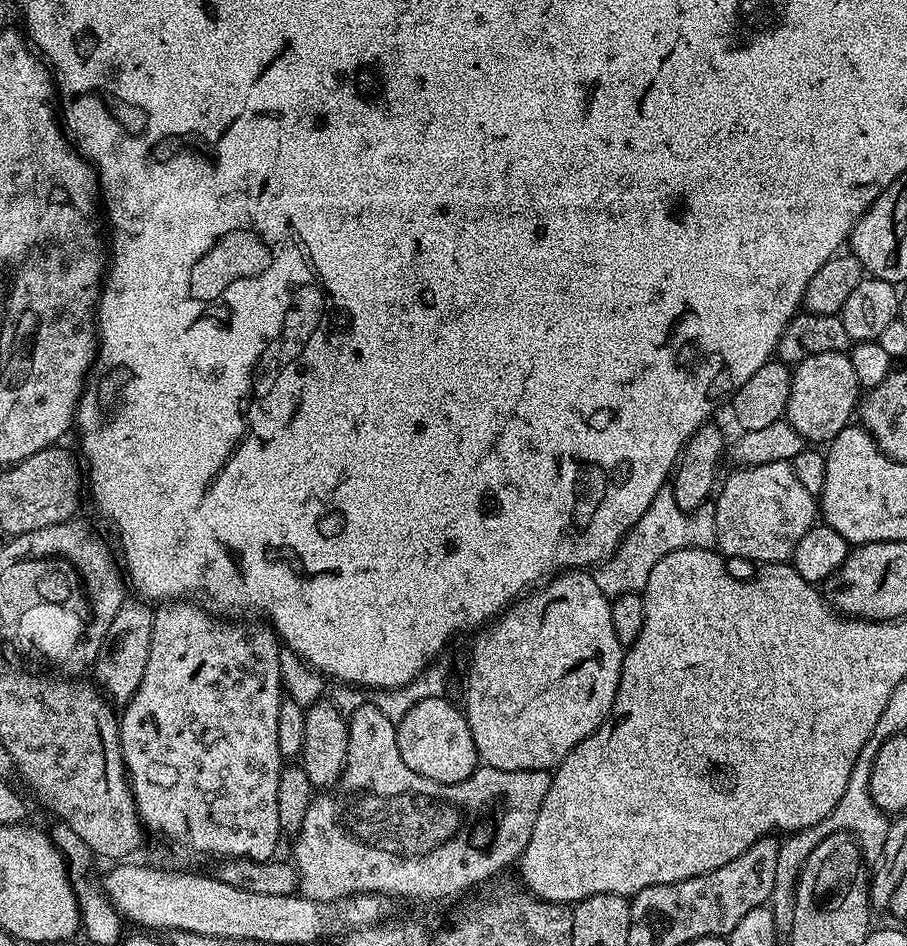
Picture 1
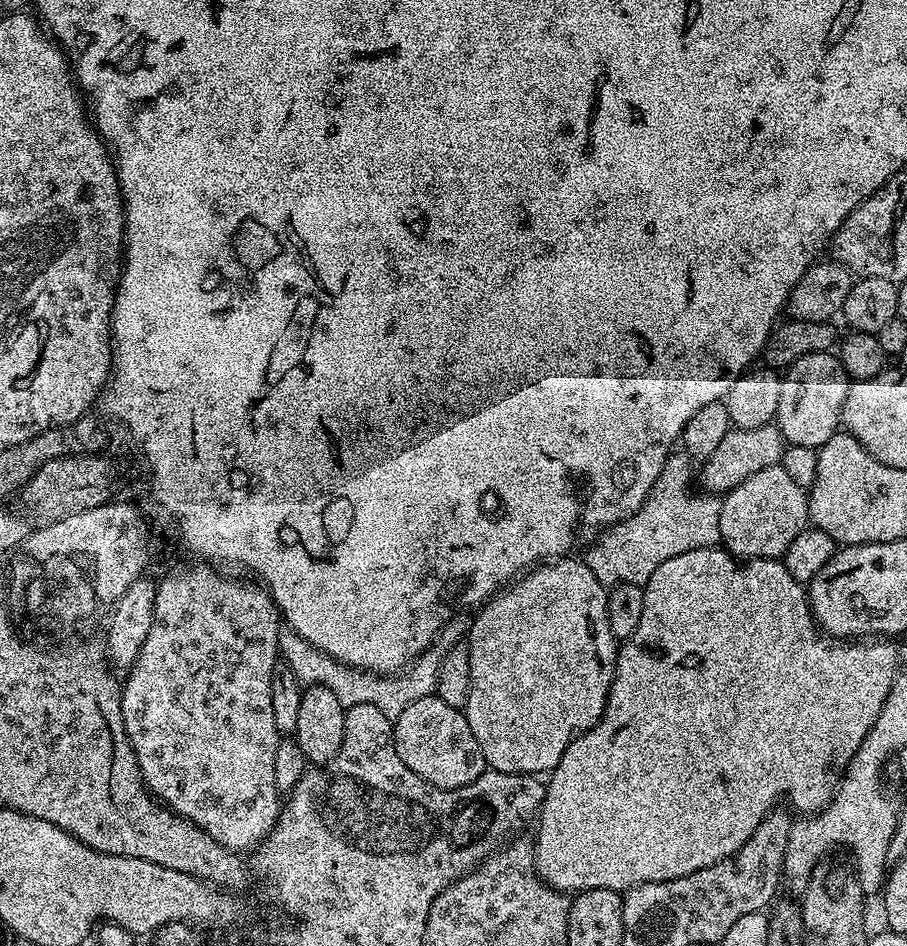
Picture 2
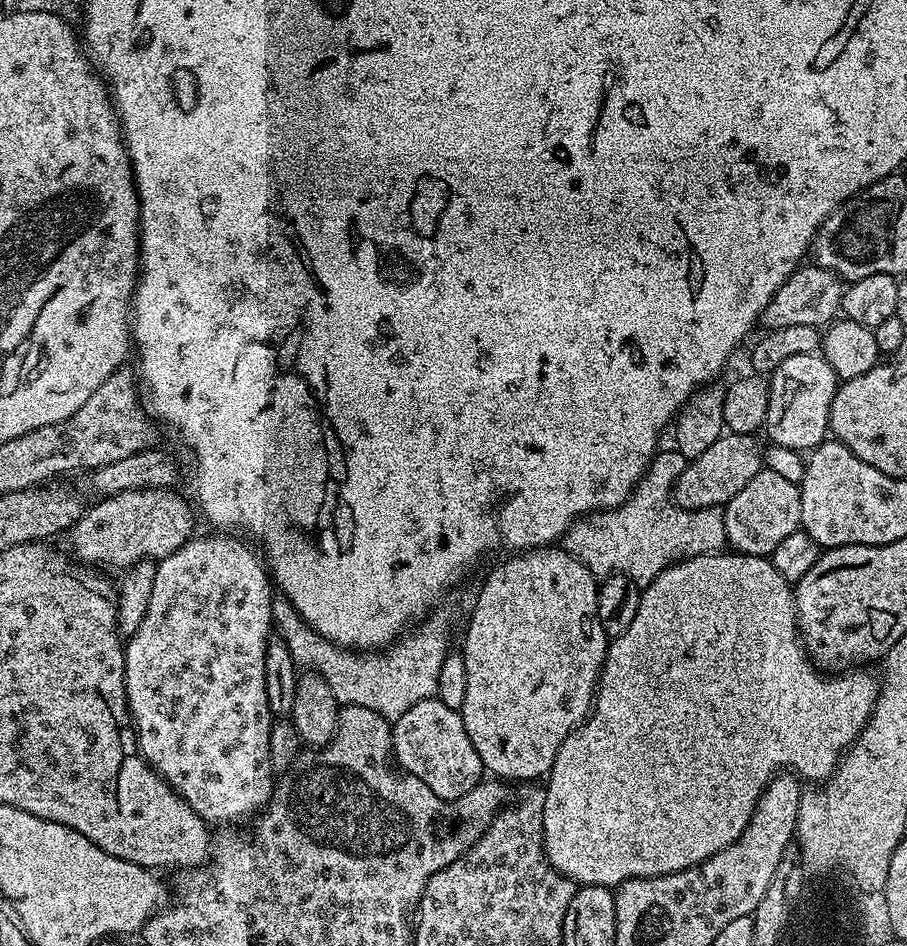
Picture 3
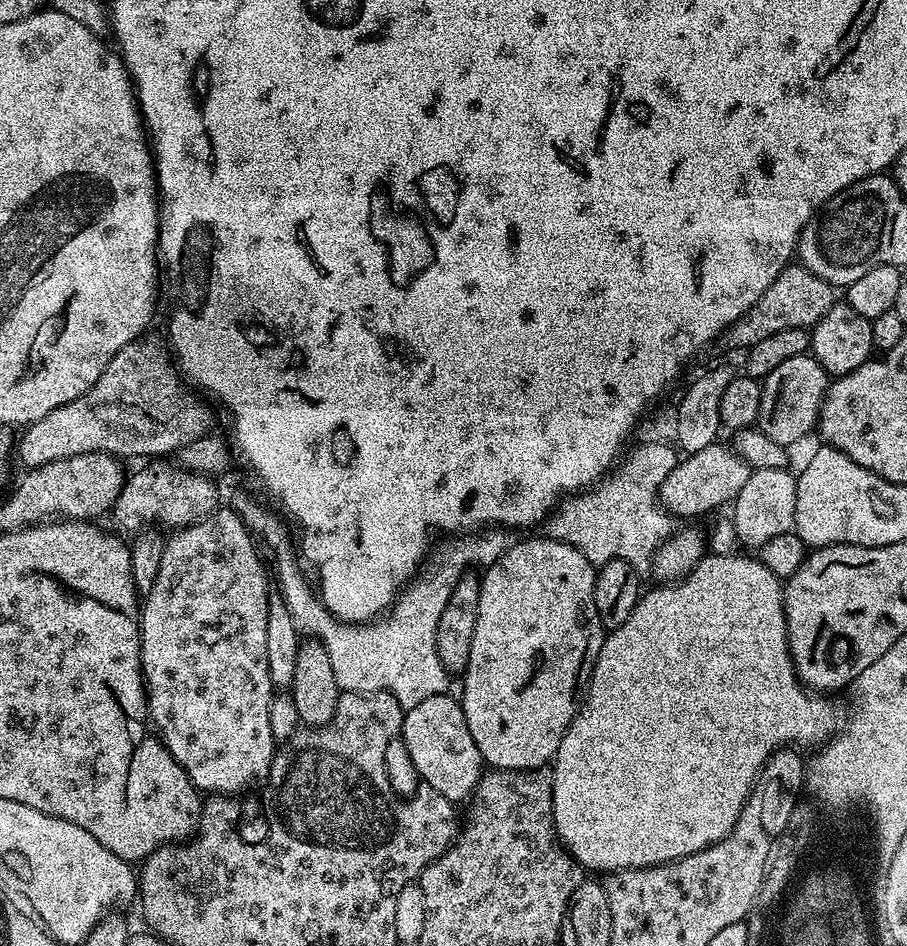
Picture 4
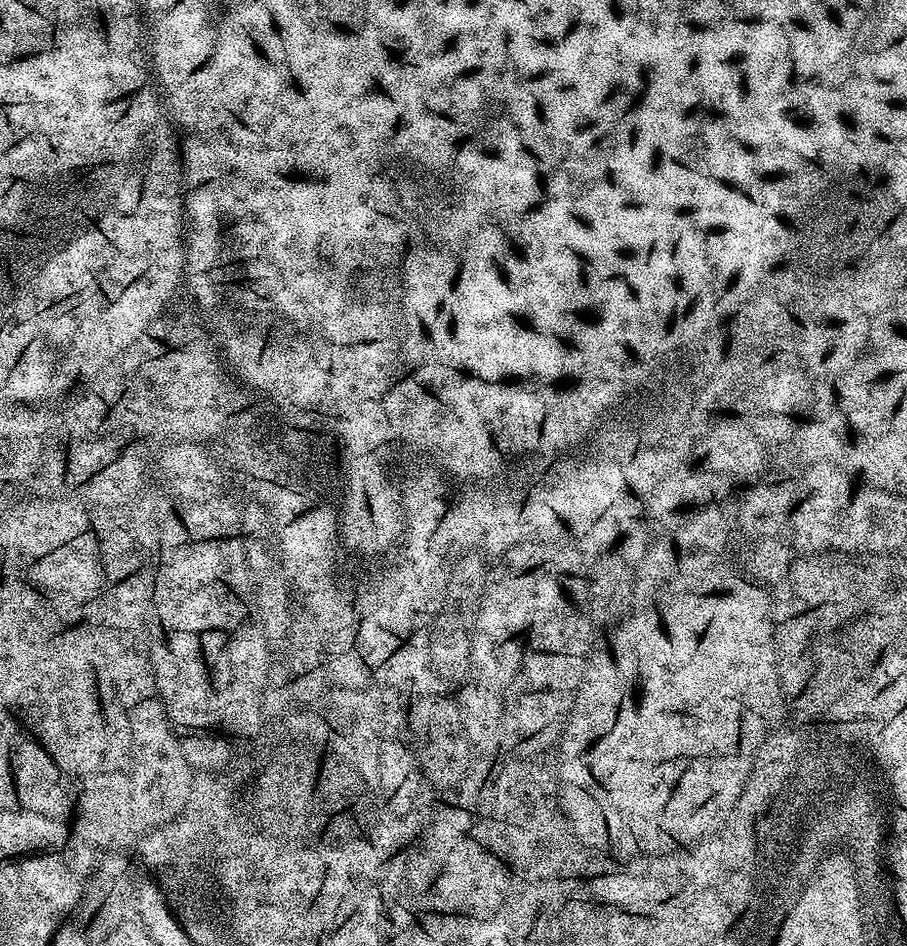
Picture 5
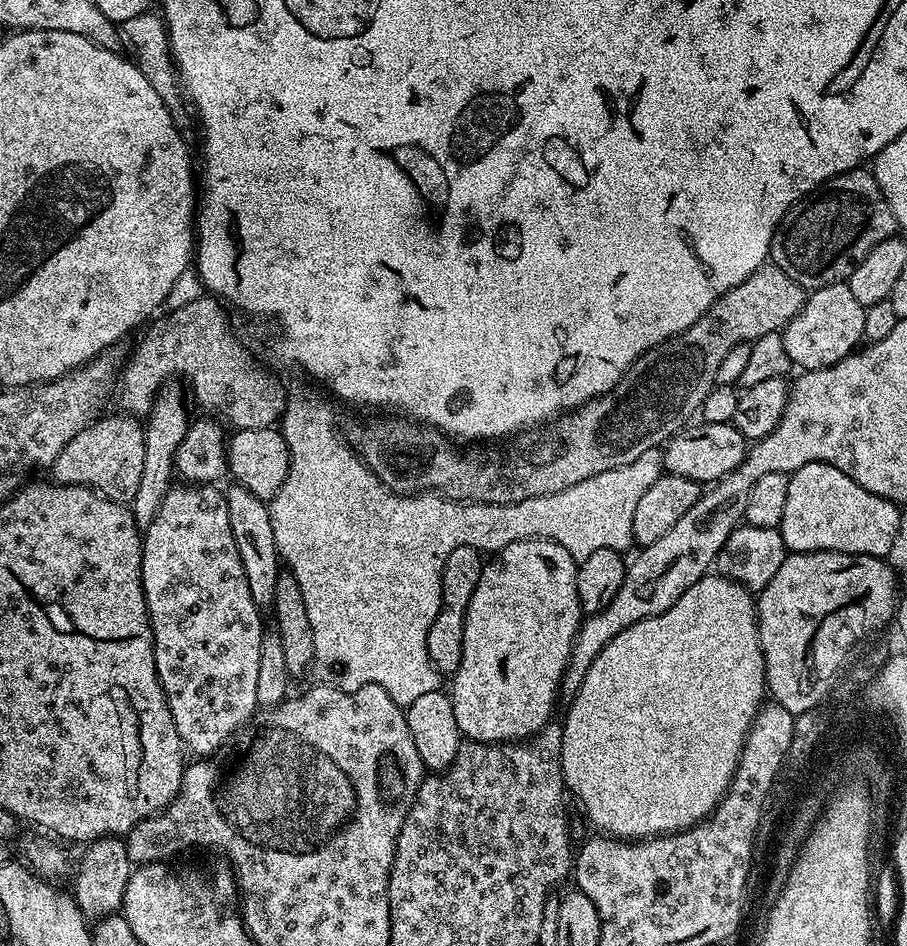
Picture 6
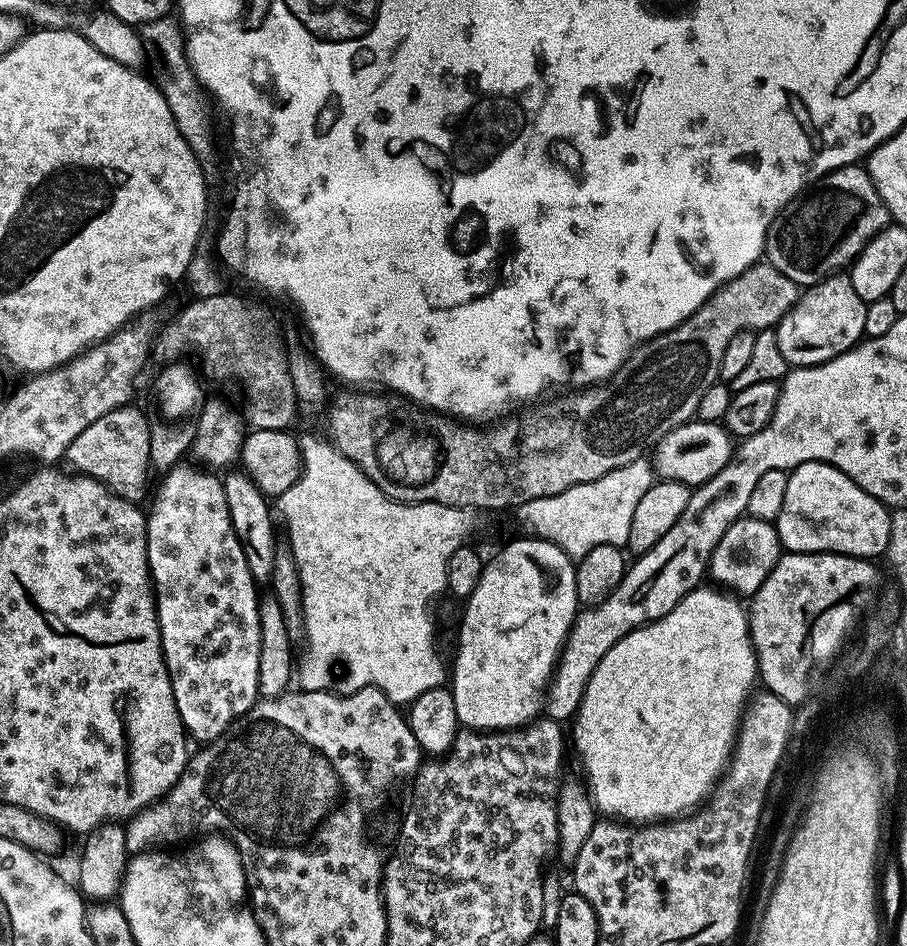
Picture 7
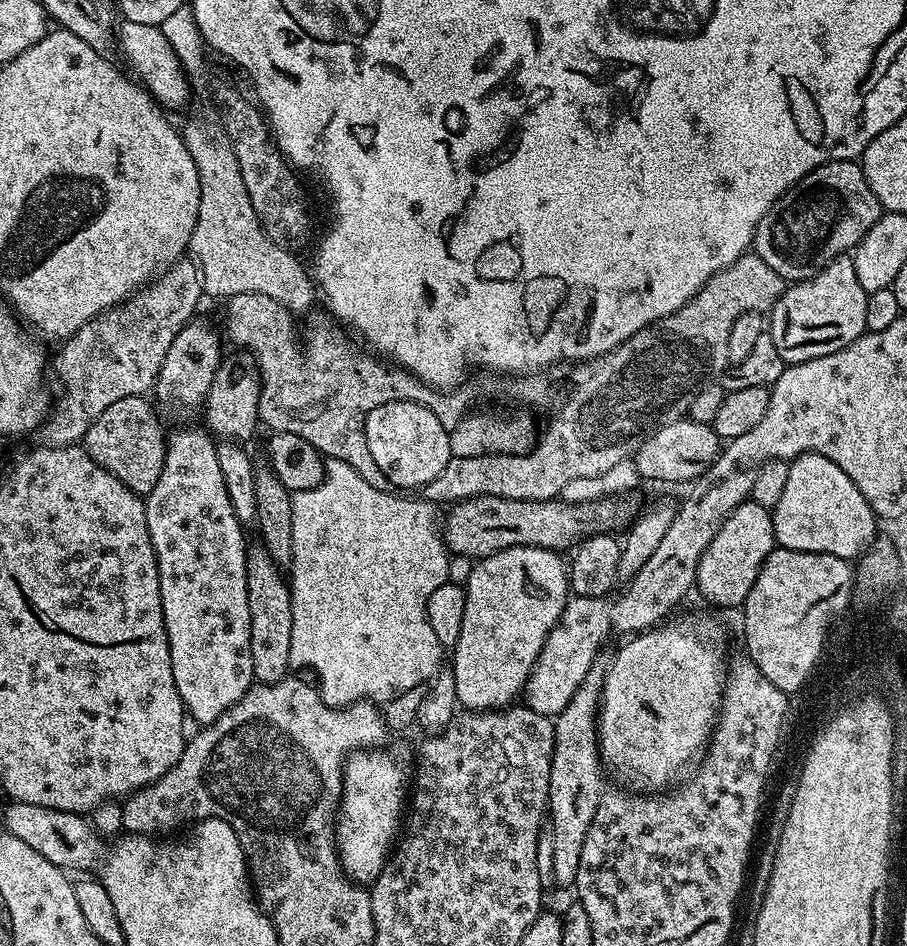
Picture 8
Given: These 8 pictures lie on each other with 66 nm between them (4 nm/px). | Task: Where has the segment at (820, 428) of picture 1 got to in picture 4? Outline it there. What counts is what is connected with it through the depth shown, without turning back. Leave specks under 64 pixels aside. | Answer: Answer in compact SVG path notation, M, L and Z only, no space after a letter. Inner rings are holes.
M811 354L789 358L786 362L782 362L782 366L770 370L770 374L765 376L762 381L761 404L756 418L759 431L764 432L766 438L774 438L774 442L785 446L793 446L792 444L798 443L811 428L813 431L817 427L820 407L825 394L828 392L829 383L828 373L824 371L822 365L817 363Z

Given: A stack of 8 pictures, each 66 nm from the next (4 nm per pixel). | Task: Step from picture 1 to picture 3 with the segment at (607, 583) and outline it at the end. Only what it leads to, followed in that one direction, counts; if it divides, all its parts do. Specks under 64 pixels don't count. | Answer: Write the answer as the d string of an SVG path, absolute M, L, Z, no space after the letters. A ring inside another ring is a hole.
M657 451L652 457L651 466L648 467L643 478L636 483L625 504L621 504L618 508L605 508L599 512L590 512L586 518L575 520L568 527L562 537L564 551L577 556L595 577L603 578L613 576L616 572L623 572L642 590L647 584L654 582L654 578L658 578L662 569L681 558L725 551L728 539L723 507L684 508L674 499L676 480L682 474L685 463L686 457L680 452Z

